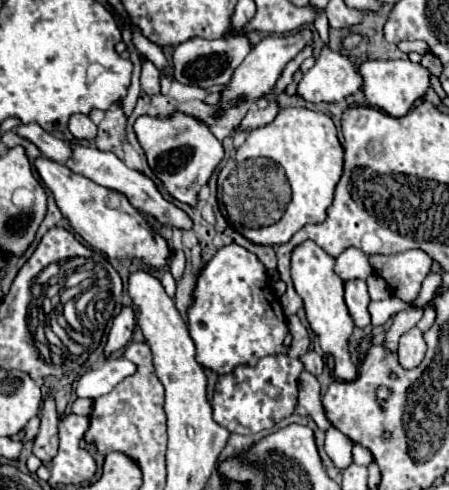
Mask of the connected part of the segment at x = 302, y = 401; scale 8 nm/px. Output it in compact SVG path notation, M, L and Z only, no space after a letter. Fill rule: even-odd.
M302 371L300 375L300 395L298 395L298 405L302 409L306 409L306 413L316 421L316 425L320 429L328 429L330 427L330 421L326 419L326 413L322 409L322 401L320 401L320 383L318 379L308 373L308 371Z

